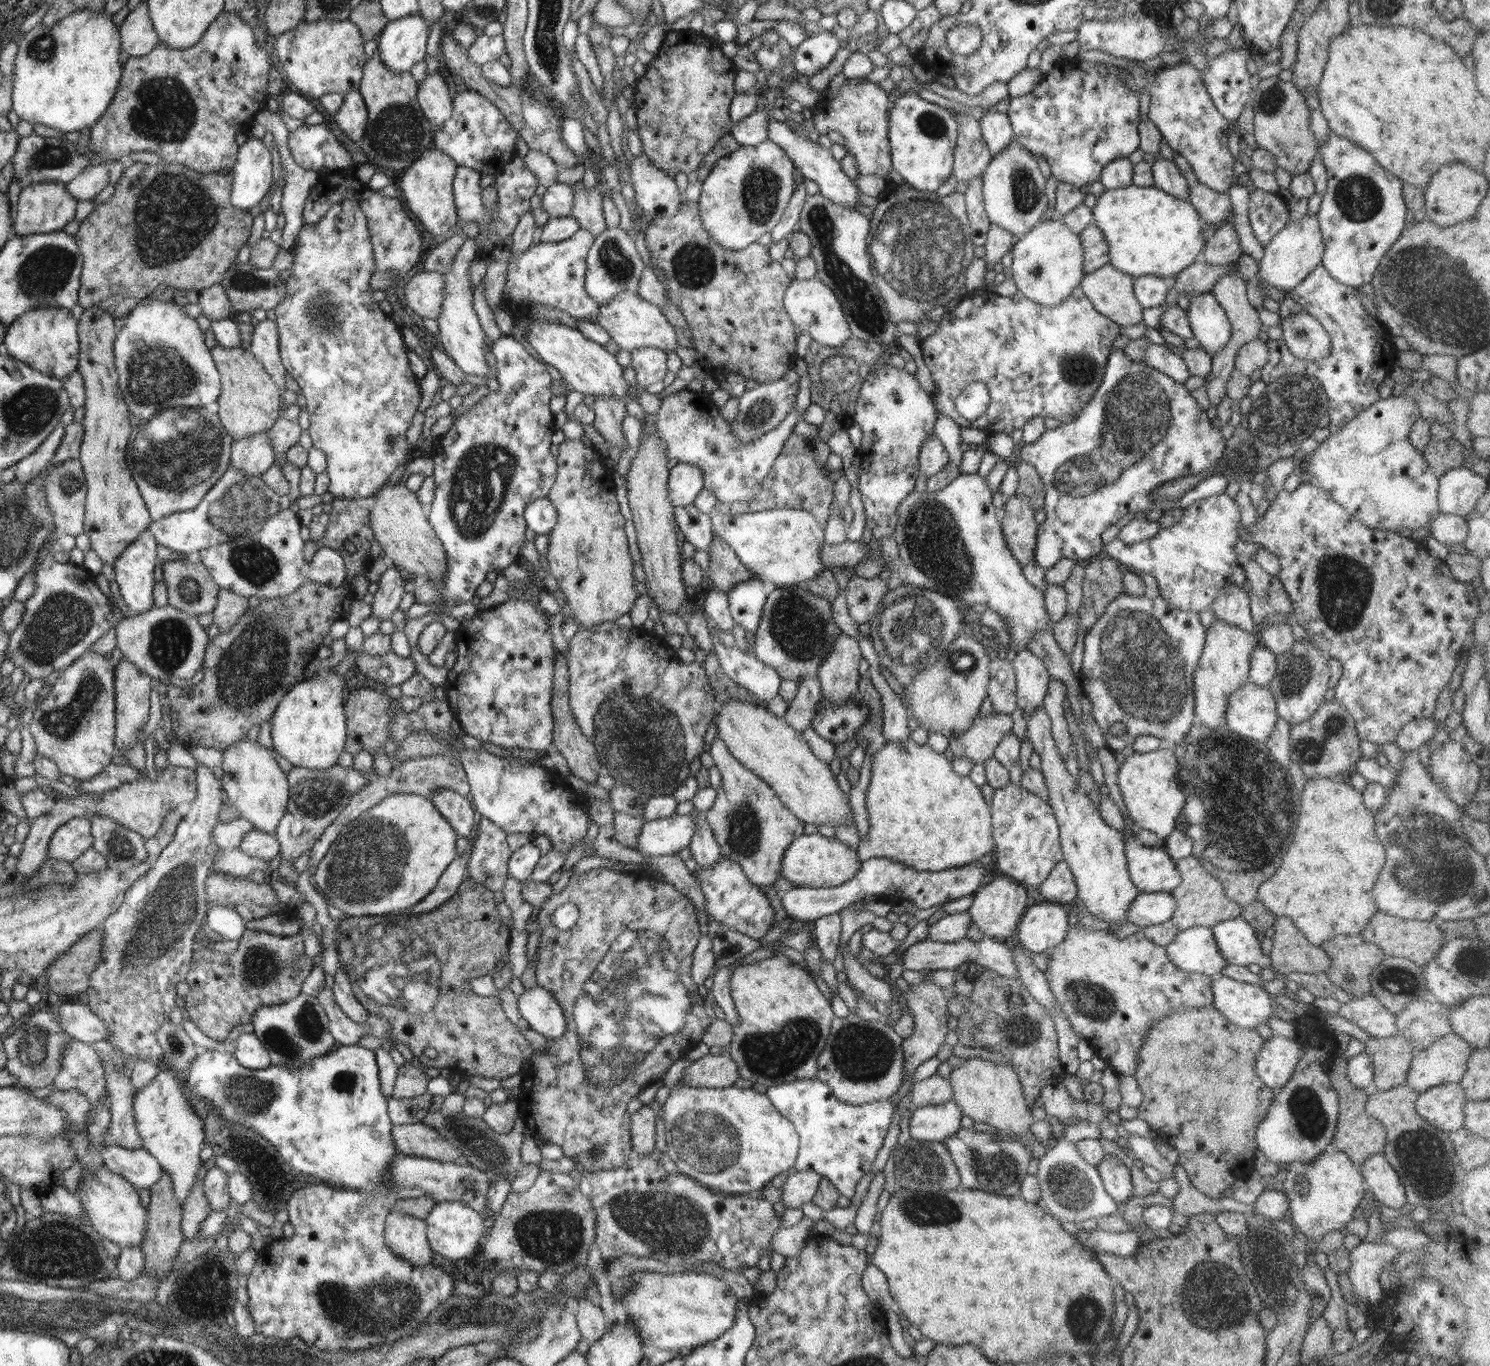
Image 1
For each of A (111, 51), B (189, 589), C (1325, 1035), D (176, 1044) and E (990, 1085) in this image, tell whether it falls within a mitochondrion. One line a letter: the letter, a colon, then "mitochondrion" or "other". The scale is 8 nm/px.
A: other
B: mitochondrion
C: other
D: mitochondrion
E: other

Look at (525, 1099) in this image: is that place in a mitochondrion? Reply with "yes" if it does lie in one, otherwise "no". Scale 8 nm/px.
no

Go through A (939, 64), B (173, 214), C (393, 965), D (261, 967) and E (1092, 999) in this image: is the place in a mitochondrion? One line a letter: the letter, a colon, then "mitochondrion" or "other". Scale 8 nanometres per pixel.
A: other
B: mitochondrion
C: mitochondrion
D: mitochondrion
E: mitochondrion

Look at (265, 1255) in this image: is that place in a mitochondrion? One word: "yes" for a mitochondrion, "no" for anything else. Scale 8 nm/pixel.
no

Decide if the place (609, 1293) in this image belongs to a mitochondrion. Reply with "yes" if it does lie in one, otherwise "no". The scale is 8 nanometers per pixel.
no

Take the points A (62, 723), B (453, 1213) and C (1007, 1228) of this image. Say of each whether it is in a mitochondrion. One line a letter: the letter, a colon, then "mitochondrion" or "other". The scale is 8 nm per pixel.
A: mitochondrion
B: other
C: other

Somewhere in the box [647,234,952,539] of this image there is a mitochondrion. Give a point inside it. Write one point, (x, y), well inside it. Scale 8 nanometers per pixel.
(693, 265)

